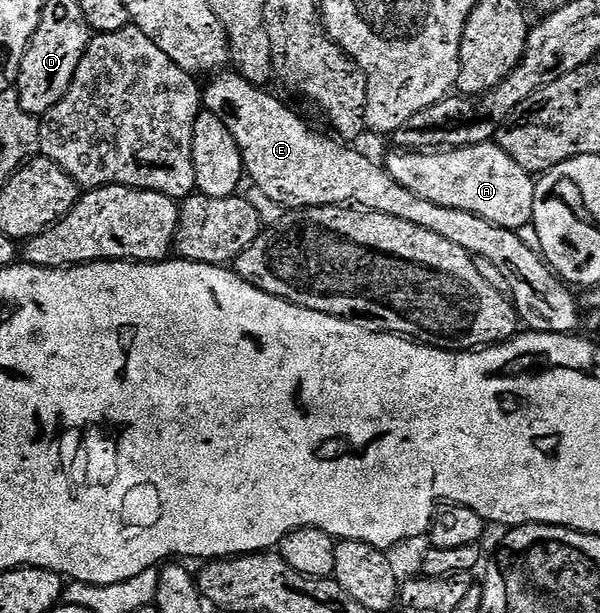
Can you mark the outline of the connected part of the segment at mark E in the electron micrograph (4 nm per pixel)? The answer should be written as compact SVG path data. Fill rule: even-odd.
M221 70L215 73L215 75L213 75L209 80L212 81L210 81L208 85L205 83L202 88L203 107L207 109L207 111L213 112L213 114L218 118L222 118L222 122L226 126L226 130L230 130L230 134L234 134L234 142L238 142L238 150L244 159L244 170L247 179L257 188L261 189L267 197L272 198L274 202L284 205L285 209L288 210L295 210L298 208L331 208L333 206L348 206L353 204L369 212L381 212L382 214L390 214L390 218L402 218L406 222L414 222L414 226L422 226L422 230L430 230L434 234L442 234L442 238L446 238L446 242L454 242L454 246L462 246L462 250L469 252L473 258L482 258L492 262L496 269L499 269L501 274L506 277L506 282L510 285L510 290L512 291L510 299L512 303L516 305L516 311L525 329L533 332L562 332L565 334L572 334L581 327L581 305L578 303L578 300L578 305L576 305L576 300L572 297L573 289L569 287L569 285L565 284L564 281L548 267L547 260L544 259L543 255L541 255L541 253L537 251L531 243L528 245L527 242L520 237L523 235L521 235L519 231L511 228L503 228L494 222L486 222L486 218L478 218L478 214L470 214L466 210L450 210L450 206L438 206L438 202L426 202L426 198L418 198L418 194L414 194L414 190L406 190L406 186L398 186L398 182L394 182L394 178L390 178L387 167L380 165L379 168L379 166L376 165L370 157L363 156L360 152L355 152L355 150L352 149L355 147L345 146L339 139L331 138L332 140L327 140L326 137L319 136L316 132L311 132L311 130L308 129L307 122L304 121L298 113L291 112L291 110L288 109L278 97L271 96L270 93L264 92L268 90L265 90L261 87L261 85L251 84L249 80L242 78L240 73L235 70Z

